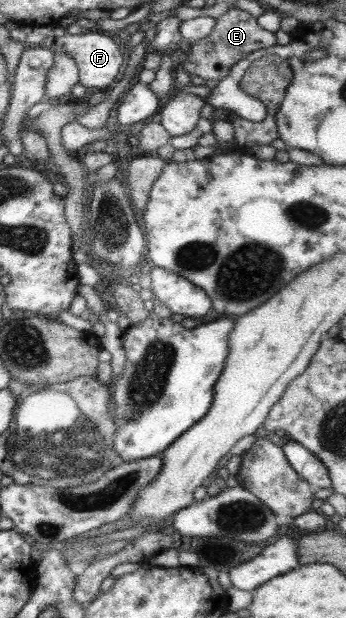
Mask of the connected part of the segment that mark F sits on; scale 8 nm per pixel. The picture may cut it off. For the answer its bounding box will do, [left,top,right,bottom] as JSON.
[48,30,124,89]

